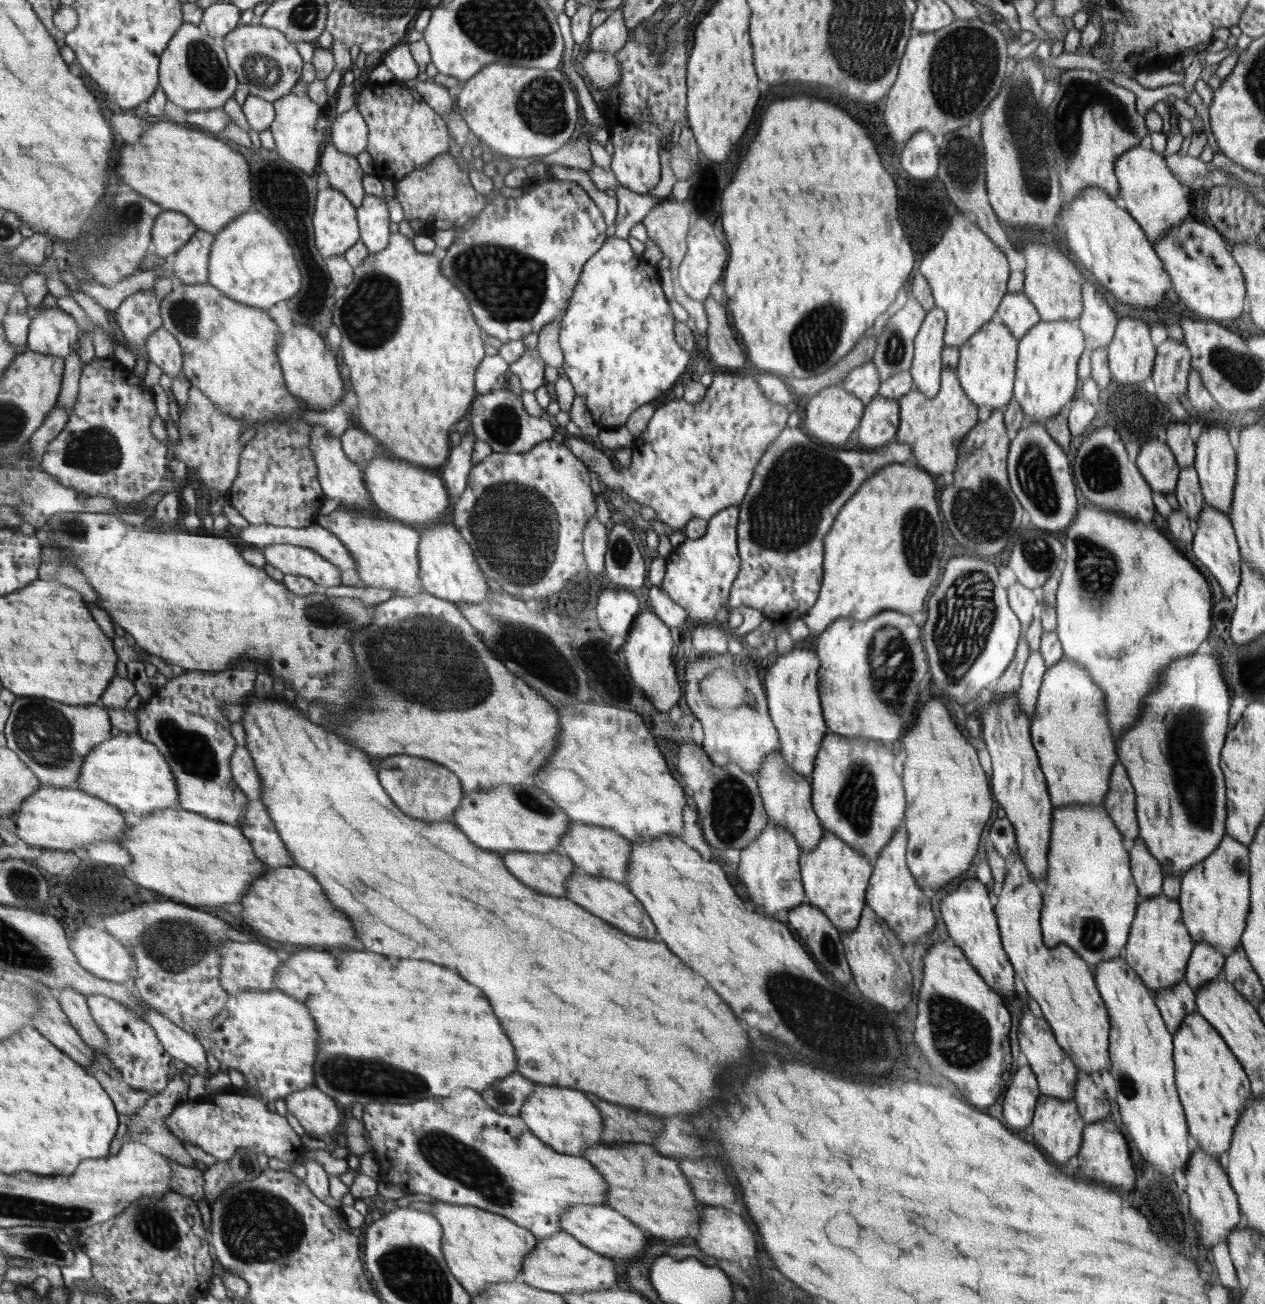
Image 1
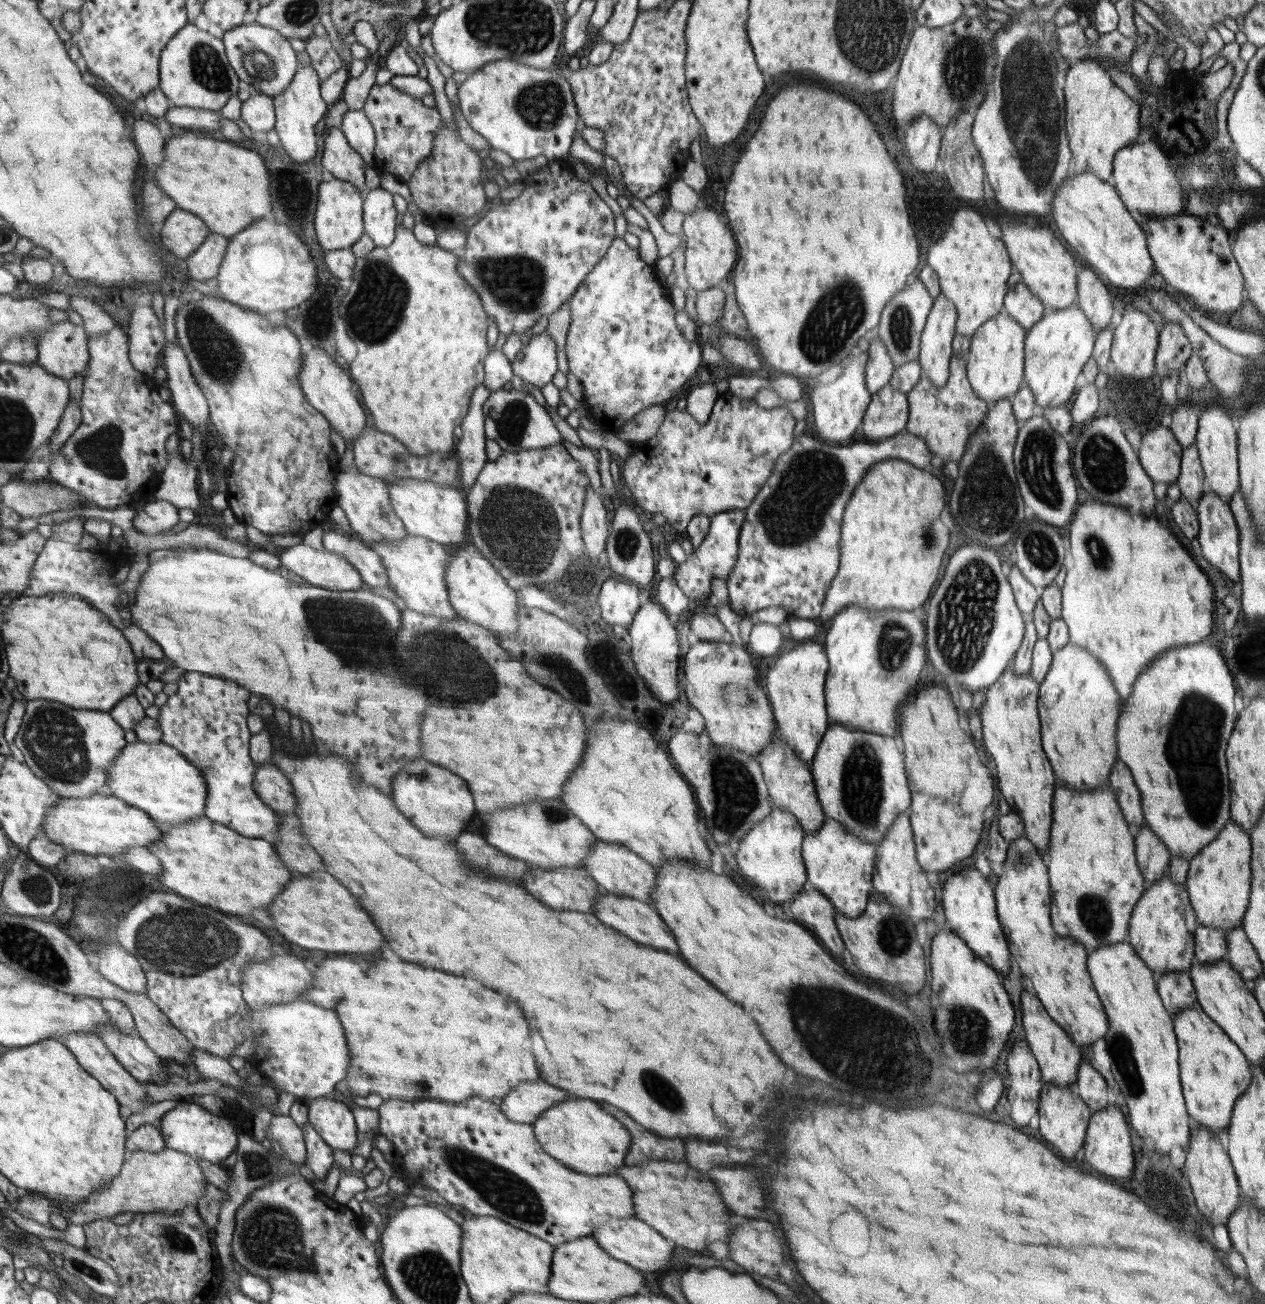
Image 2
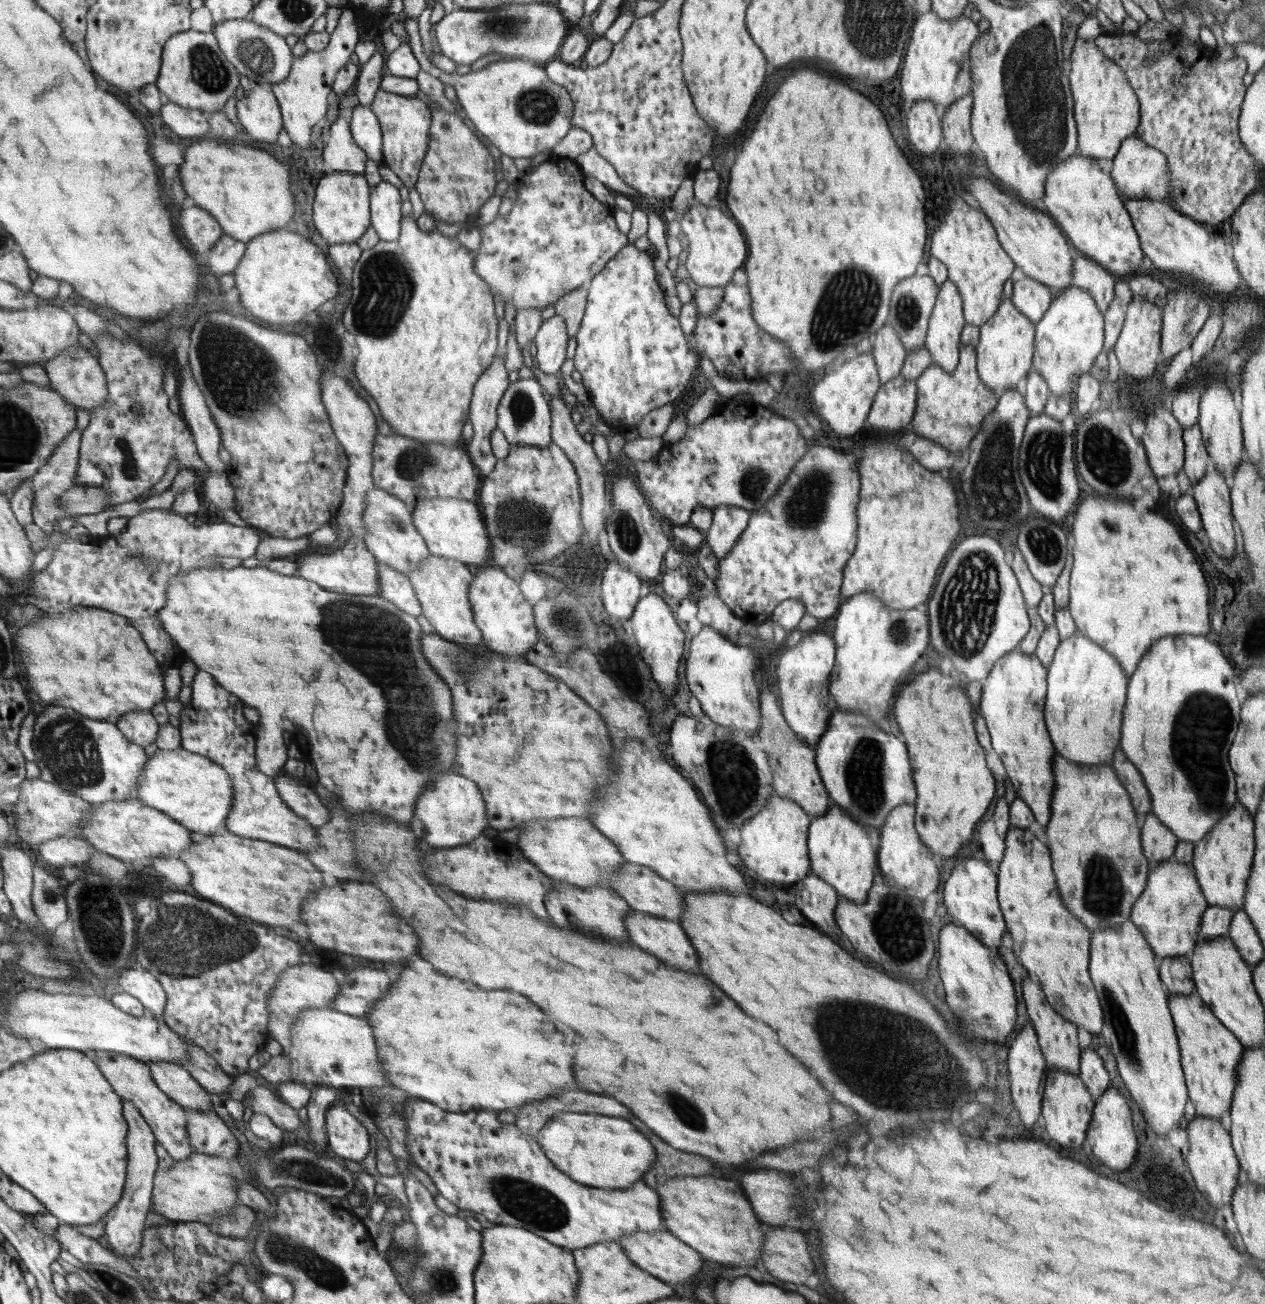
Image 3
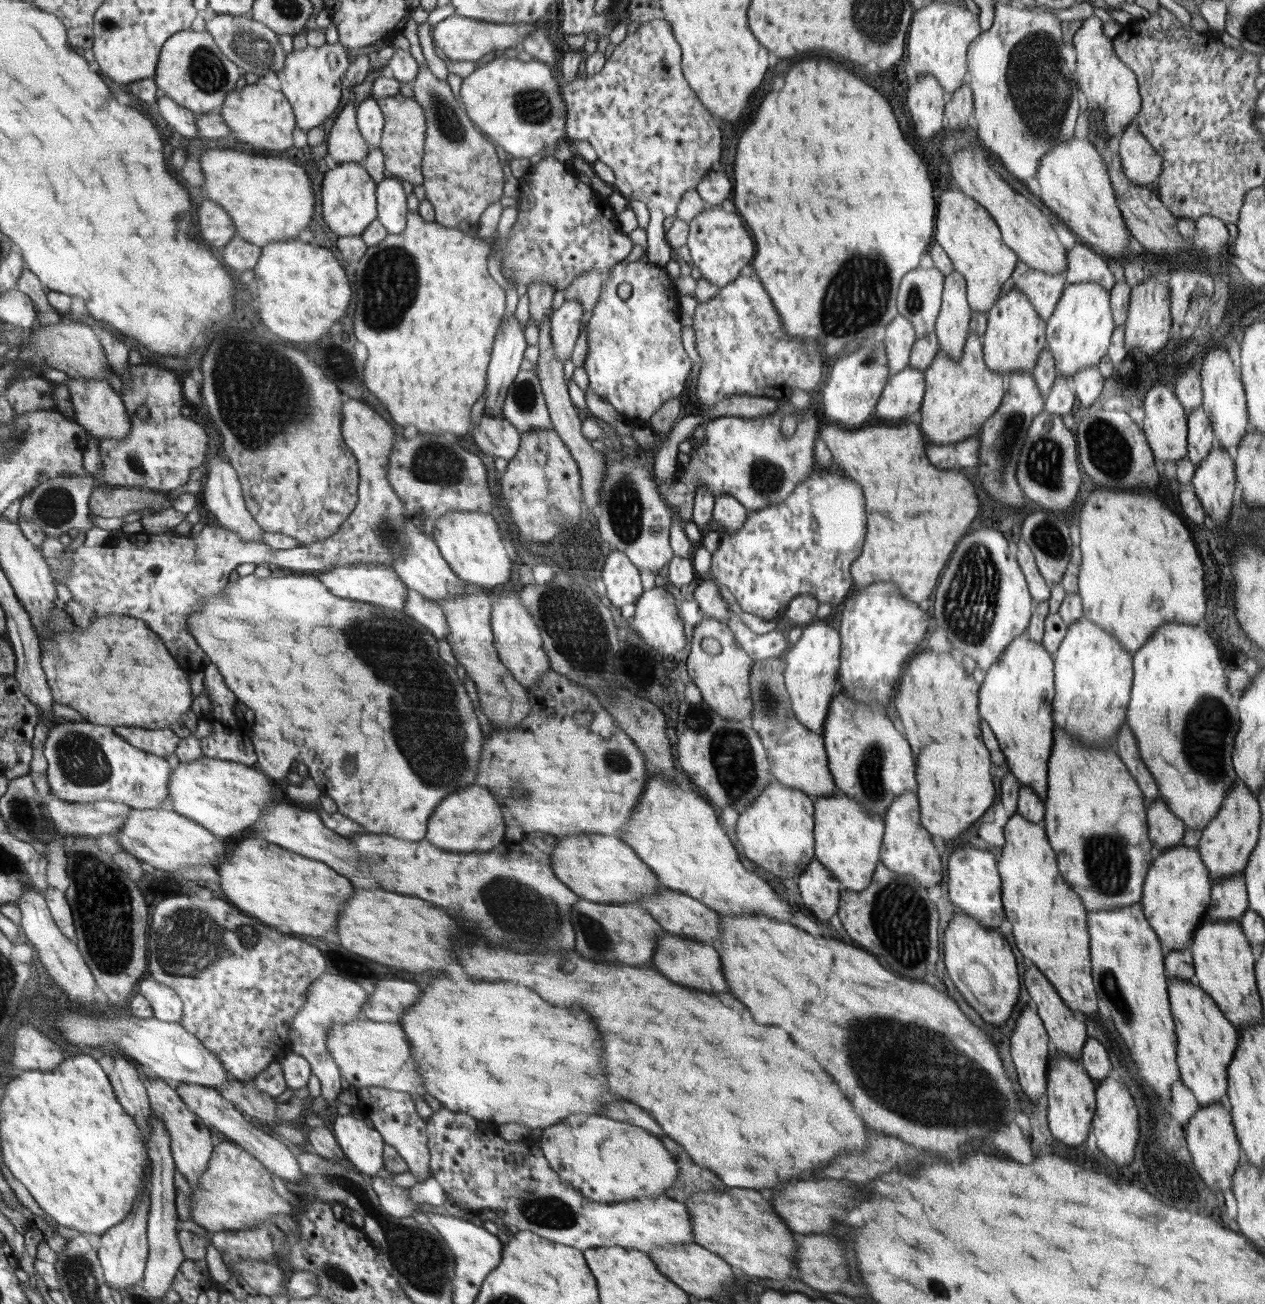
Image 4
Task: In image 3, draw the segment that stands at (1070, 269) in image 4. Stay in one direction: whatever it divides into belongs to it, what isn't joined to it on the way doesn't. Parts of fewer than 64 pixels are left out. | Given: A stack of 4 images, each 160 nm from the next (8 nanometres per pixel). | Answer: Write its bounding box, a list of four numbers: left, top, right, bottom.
[1071,254,1114,314]

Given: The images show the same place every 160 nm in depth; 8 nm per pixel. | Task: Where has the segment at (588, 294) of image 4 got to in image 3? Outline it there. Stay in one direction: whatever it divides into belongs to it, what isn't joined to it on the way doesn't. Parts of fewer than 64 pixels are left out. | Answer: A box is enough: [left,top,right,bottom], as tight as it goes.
[555,286,588,358]

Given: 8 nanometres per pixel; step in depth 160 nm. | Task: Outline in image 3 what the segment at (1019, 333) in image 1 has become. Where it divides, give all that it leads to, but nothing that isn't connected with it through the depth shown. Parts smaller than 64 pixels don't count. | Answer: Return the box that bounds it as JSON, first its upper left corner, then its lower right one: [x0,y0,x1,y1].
[1010,275,1053,324]

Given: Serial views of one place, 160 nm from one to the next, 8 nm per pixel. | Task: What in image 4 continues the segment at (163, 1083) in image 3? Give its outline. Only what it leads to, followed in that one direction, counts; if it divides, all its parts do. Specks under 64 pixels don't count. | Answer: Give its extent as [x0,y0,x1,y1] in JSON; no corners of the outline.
[172,1082,305,1182]

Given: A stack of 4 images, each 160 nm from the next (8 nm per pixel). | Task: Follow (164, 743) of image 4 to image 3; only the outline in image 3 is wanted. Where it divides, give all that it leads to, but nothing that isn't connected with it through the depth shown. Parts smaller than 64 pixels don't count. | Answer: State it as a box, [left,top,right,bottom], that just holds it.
[116,711,160,747]

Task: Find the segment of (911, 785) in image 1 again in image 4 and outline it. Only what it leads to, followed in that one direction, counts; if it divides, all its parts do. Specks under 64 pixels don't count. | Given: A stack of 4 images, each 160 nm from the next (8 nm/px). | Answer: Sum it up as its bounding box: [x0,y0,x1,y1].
[894,652,996,840]

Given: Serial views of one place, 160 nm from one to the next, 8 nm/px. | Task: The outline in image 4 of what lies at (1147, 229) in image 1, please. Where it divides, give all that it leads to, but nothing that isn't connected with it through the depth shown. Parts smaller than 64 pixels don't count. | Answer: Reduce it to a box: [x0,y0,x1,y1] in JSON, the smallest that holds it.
[1115,121,1162,188]

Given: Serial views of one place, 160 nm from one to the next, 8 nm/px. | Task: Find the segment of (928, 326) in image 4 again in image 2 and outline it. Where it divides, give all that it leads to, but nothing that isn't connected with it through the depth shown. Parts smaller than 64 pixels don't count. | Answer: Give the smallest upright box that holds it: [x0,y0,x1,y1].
[878,278,934,368]

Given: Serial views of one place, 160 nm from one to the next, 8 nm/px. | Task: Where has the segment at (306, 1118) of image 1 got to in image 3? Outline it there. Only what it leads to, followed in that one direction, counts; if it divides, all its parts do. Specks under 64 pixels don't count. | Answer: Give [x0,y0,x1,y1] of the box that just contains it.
[325,1101,370,1162]

